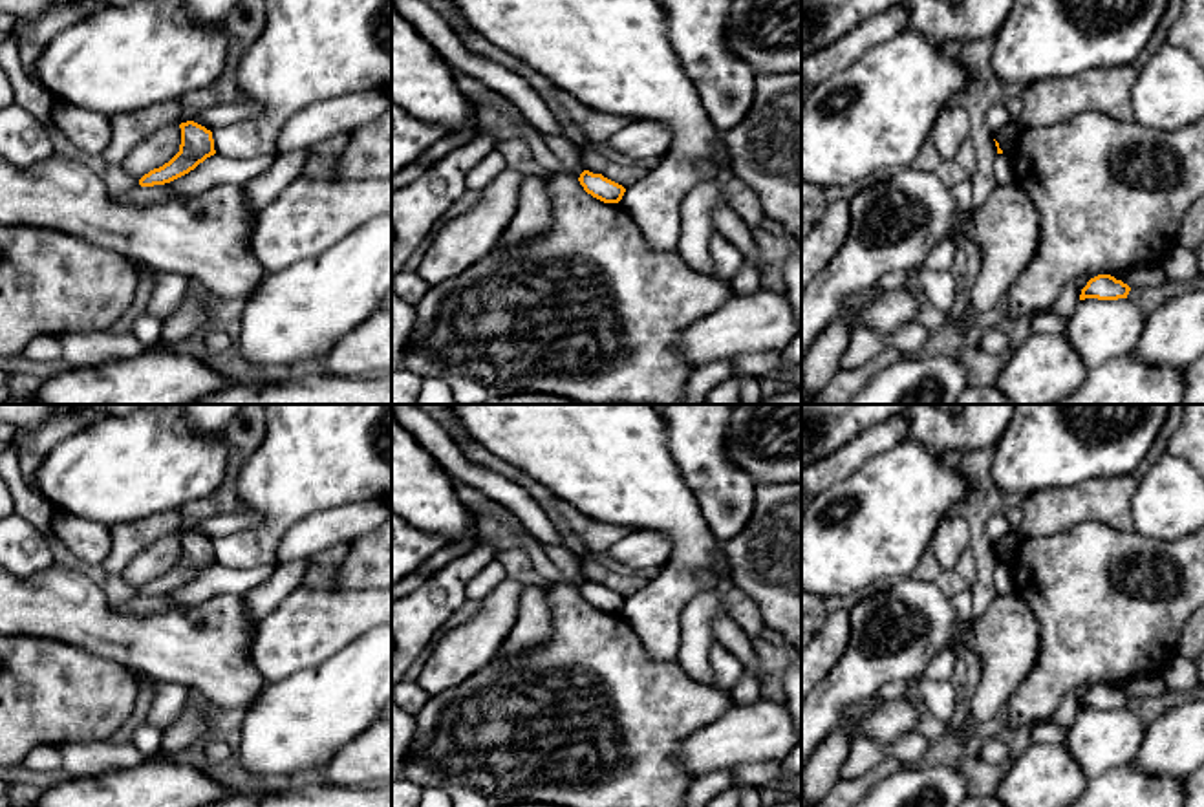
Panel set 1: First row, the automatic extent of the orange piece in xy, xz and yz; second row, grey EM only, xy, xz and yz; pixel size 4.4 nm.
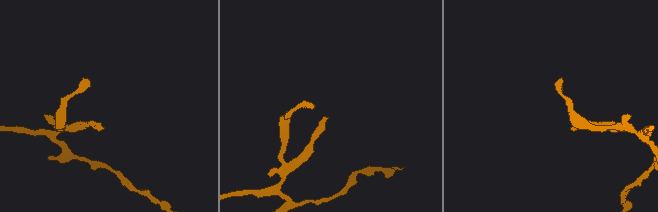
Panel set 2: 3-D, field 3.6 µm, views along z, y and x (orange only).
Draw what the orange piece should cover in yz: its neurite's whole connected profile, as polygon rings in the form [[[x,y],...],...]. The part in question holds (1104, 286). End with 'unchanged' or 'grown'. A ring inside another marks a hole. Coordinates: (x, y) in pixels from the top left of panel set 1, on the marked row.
[[[1098,274],[1087,282],[1081,289],[1080,300],[1098,298],[1098,300],[1118,300],[1127,298],[1131,287],[1111,274]]] | unchanged

